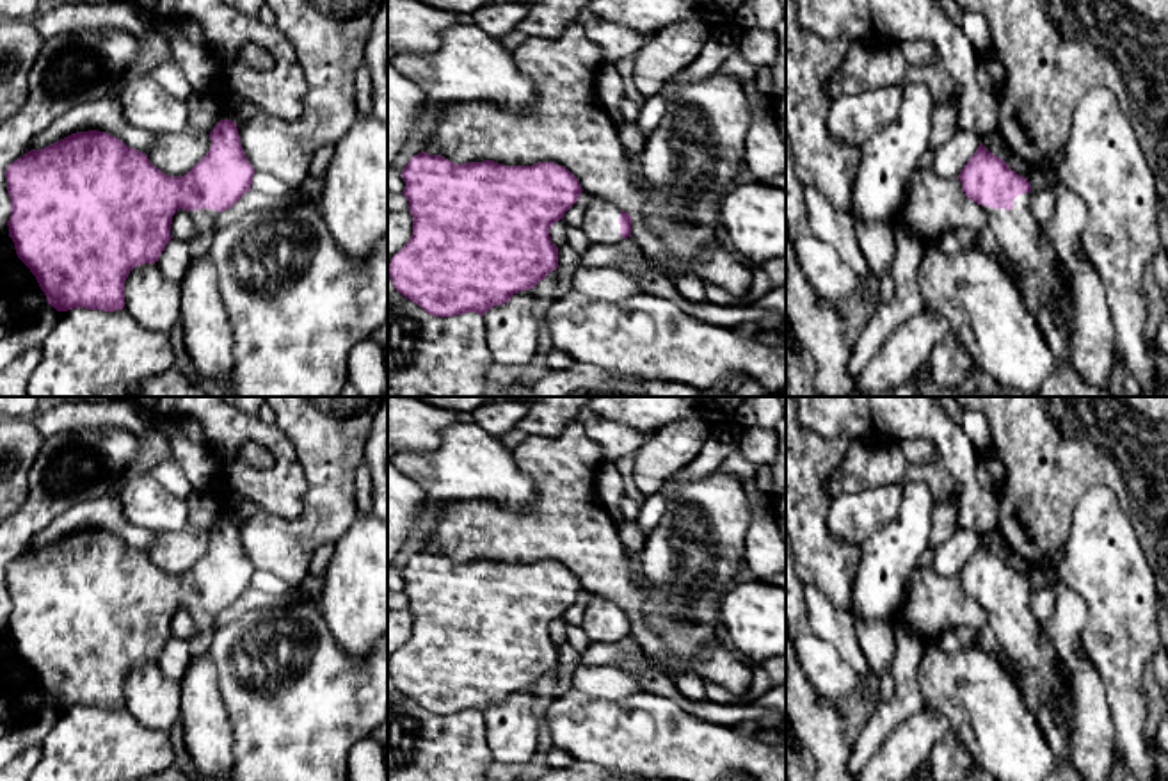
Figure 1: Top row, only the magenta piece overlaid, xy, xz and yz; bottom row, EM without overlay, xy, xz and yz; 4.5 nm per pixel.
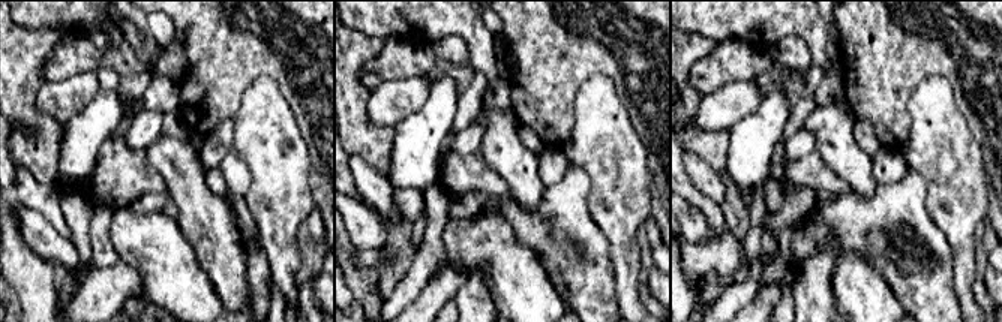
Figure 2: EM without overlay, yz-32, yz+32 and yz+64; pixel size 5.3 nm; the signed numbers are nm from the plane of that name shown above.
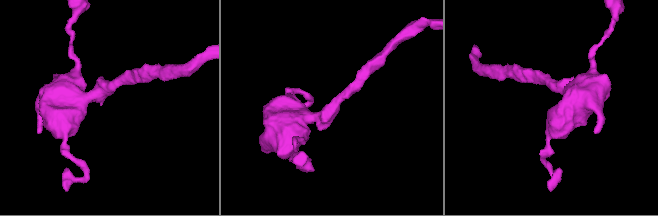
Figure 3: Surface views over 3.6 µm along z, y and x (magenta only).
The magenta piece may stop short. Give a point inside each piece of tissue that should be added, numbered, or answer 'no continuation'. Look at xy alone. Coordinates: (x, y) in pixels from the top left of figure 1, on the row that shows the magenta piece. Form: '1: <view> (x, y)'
1: xy (205, 219)

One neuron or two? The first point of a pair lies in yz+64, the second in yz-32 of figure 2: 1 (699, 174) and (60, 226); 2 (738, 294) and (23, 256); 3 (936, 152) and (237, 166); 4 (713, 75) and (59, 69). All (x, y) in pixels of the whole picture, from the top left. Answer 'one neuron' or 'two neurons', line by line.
1: one neuron
2: two neurons
3: two neurons
4: one neuron

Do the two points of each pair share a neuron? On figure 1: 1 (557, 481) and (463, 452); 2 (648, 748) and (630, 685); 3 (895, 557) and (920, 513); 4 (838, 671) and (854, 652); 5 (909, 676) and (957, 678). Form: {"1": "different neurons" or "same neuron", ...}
{"1": "different neurons", "2": "different neurons", "3": "same neuron", "4": "different neurons", "5": "different neurons"}

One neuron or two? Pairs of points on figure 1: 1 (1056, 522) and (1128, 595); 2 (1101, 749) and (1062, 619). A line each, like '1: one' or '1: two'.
1: two
2: one

